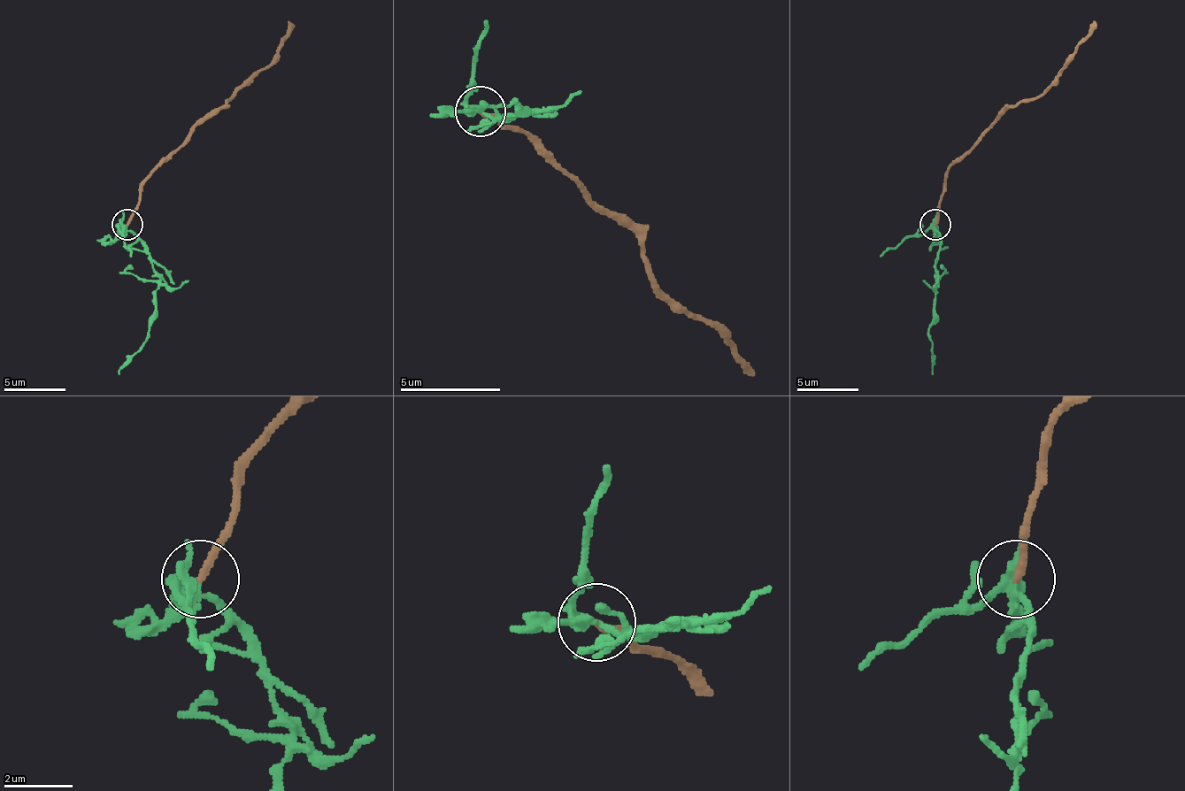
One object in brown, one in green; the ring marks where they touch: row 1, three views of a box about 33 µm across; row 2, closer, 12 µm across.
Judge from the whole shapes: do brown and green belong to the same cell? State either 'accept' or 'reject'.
reject

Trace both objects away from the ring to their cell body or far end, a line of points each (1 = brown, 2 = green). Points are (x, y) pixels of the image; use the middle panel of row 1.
1: (479, 112), (524, 127), (639, 238), (650, 278), (689, 313), (719, 334), (750, 373)
2: (479, 112), (504, 118), (529, 112), (519, 103), (464, 107)

